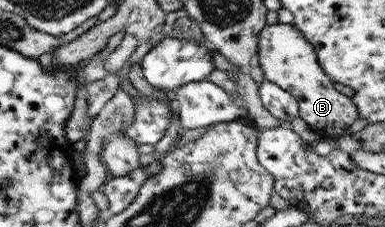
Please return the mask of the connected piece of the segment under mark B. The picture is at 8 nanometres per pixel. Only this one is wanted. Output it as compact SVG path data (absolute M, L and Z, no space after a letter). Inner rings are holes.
M279 22L273 25L266 24L259 33L256 55L259 58L259 66L265 74L264 79L282 87L297 99L299 117L313 130L325 135L335 129L348 129L355 119L360 118L353 99L337 91L334 82L319 66L315 51L293 24Z

